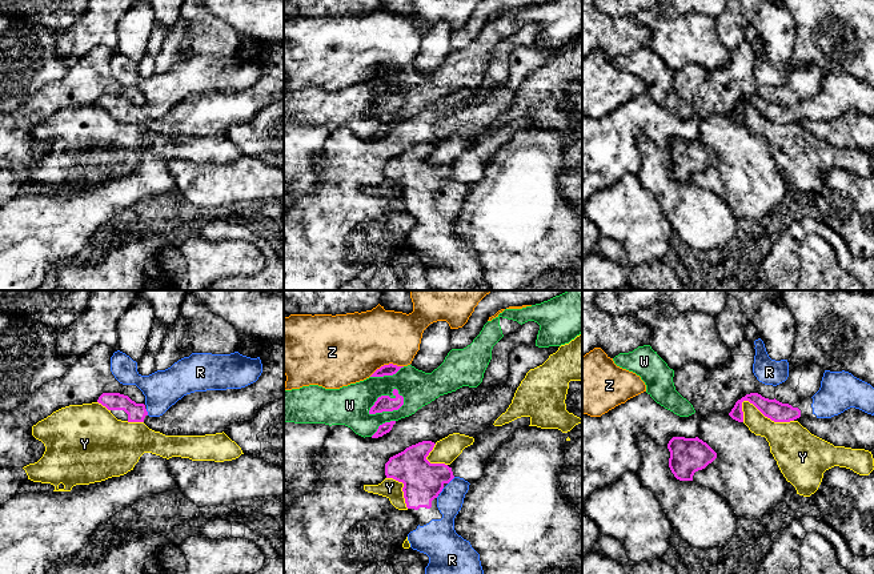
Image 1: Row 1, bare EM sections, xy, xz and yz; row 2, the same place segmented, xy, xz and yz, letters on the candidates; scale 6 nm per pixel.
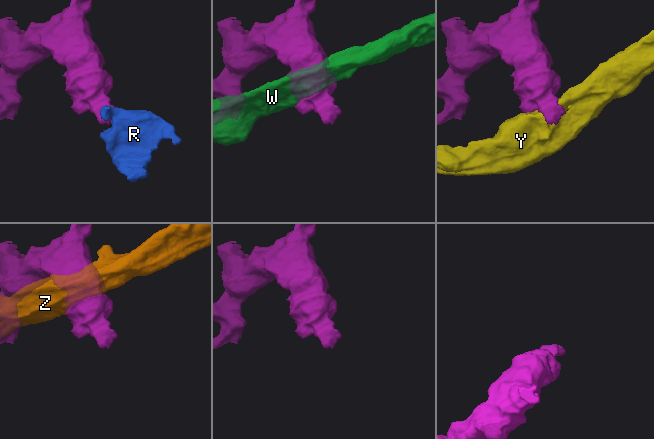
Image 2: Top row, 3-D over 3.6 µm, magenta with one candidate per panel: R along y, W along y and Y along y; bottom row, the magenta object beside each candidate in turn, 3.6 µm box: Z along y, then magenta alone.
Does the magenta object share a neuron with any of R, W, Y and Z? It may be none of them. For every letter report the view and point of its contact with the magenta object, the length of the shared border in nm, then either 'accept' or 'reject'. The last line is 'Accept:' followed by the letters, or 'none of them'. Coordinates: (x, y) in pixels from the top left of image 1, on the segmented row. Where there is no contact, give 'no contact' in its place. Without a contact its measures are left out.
R: xz (450, 480) | 60 nm | accept
W: xz (388, 410) | 240 nm | reject
Y: yz (768, 417) | 340 nm | reject
Z: xz (385, 365) | 220 nm | reject
Accept: R

